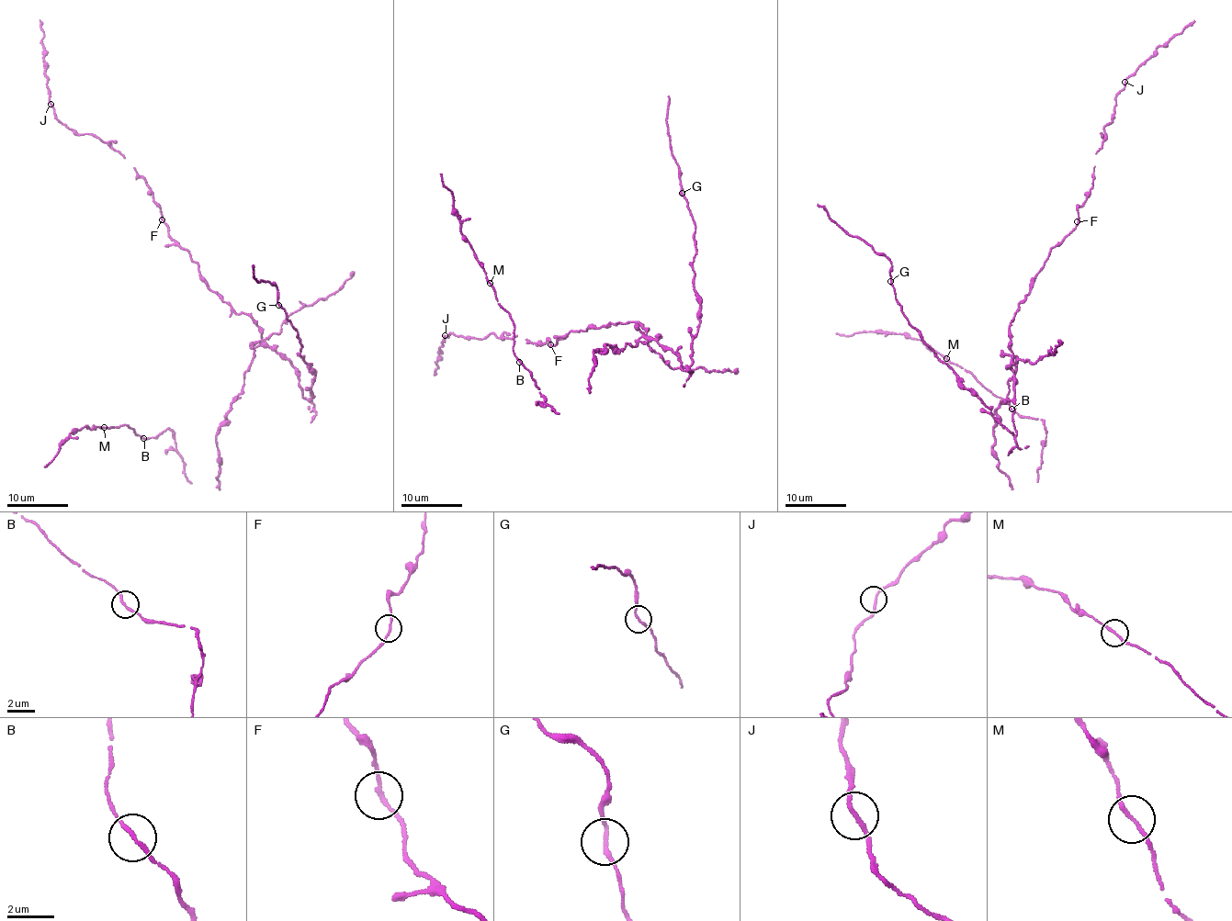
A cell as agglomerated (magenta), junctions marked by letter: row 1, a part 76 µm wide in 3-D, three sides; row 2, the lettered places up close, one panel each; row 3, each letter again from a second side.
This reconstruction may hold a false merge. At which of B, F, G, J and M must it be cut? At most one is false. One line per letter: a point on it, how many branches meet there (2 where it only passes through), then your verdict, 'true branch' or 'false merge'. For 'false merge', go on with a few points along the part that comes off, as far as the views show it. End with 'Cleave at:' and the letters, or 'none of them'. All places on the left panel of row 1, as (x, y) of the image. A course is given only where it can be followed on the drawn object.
B: at (143, 438); 2 branches meet; true branch
F: at (162, 219); 2 branches meet; true branch
G: at (278, 305); 2 branches meet; true branch
J: at (50, 104); 2 branches meet; true branch
M: at (104, 427); 2 branches meet; true branch
Cleave at: none of them

